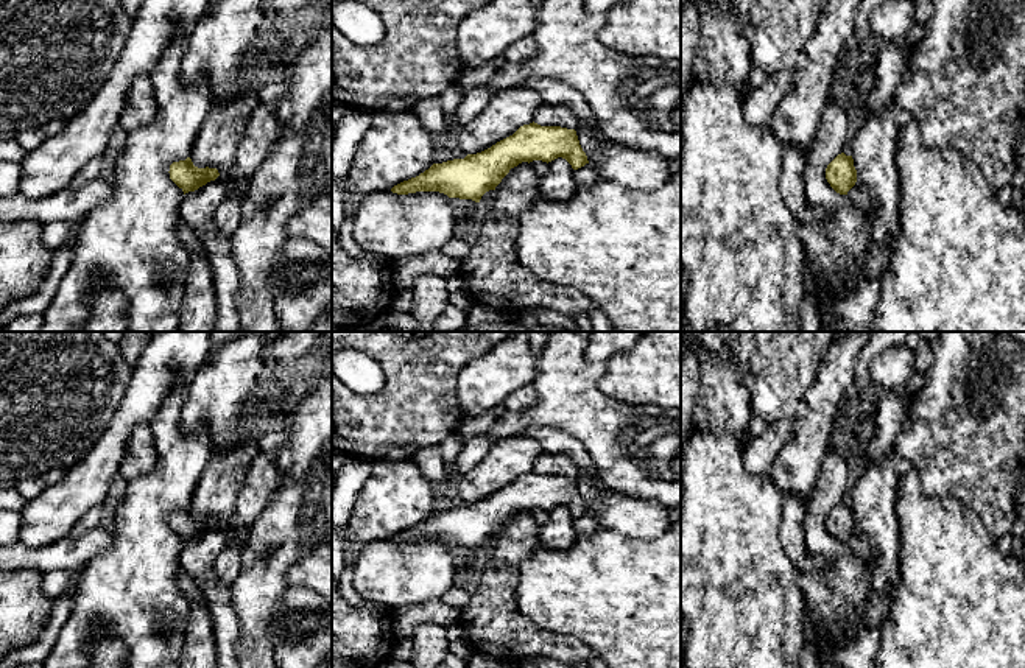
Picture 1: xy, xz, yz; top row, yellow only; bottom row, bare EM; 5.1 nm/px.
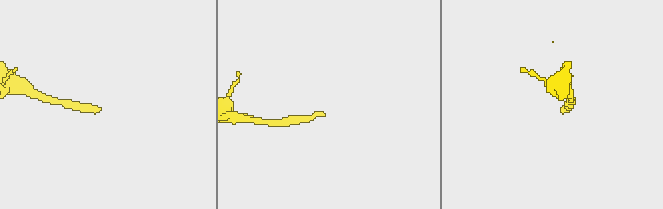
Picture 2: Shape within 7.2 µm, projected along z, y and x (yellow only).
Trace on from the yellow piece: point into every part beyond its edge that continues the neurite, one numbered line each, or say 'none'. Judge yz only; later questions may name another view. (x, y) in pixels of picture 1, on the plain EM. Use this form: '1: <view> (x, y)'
1: yz (859, 545)

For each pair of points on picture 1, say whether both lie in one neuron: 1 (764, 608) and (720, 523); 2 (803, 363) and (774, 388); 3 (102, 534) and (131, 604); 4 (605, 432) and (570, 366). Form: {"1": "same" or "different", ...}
{"1": "same", "2": "same", "3": "different", "4": "same"}

